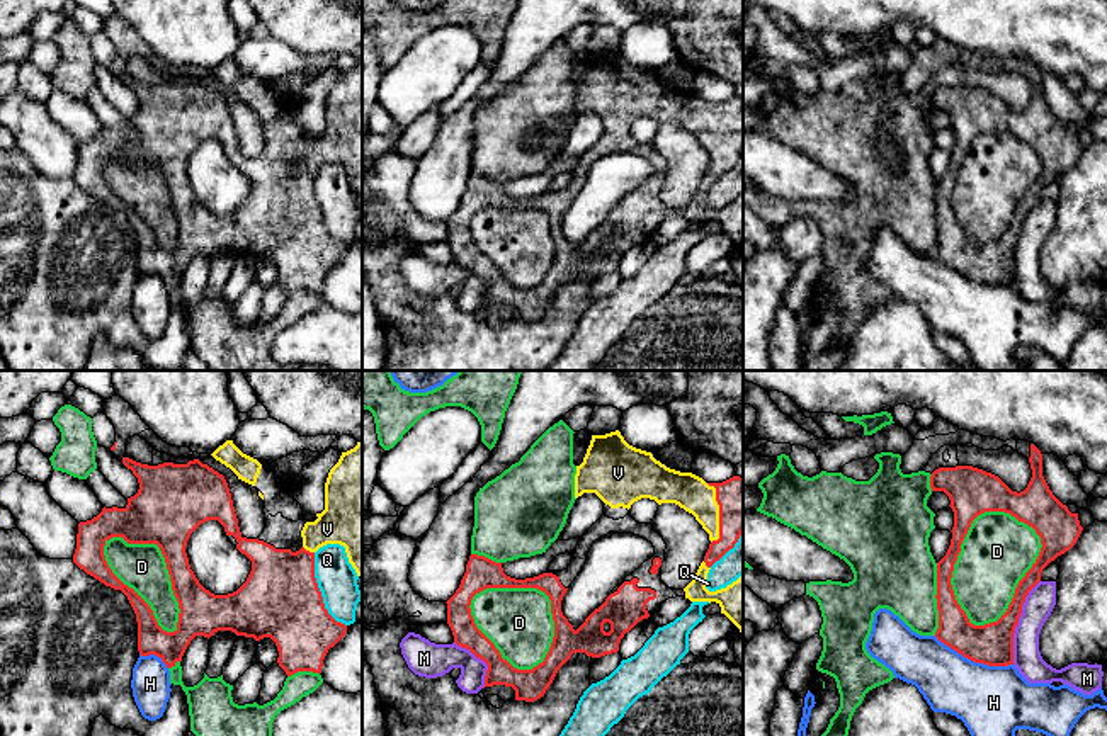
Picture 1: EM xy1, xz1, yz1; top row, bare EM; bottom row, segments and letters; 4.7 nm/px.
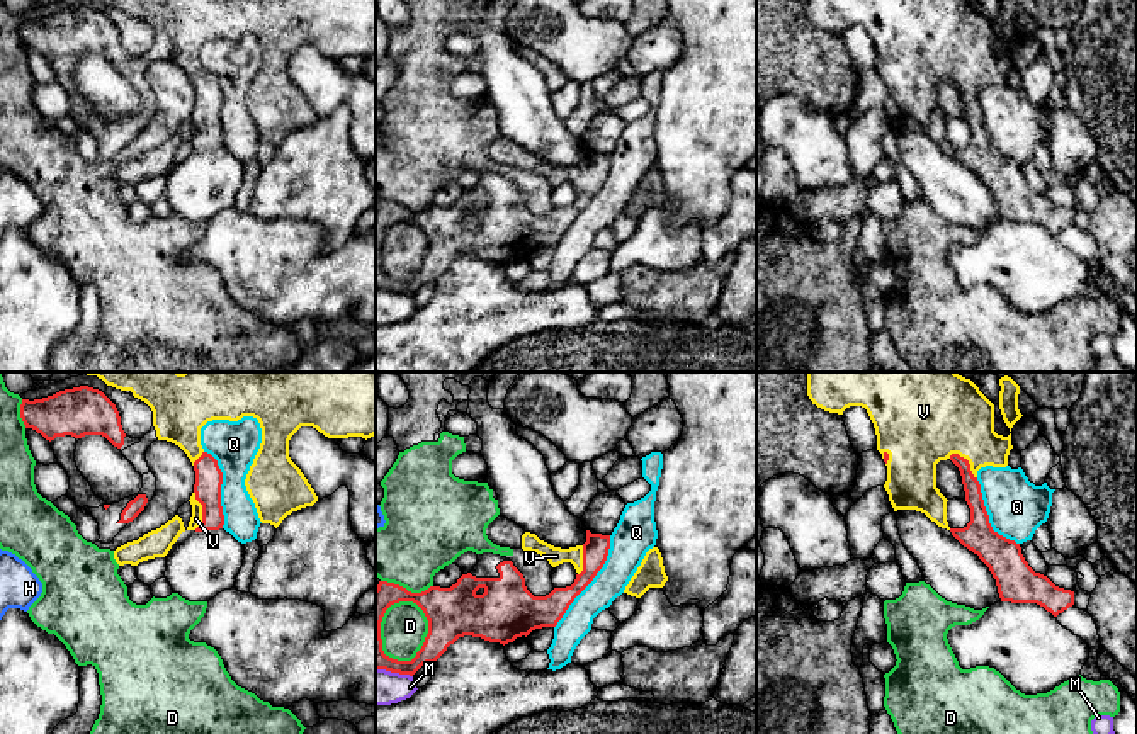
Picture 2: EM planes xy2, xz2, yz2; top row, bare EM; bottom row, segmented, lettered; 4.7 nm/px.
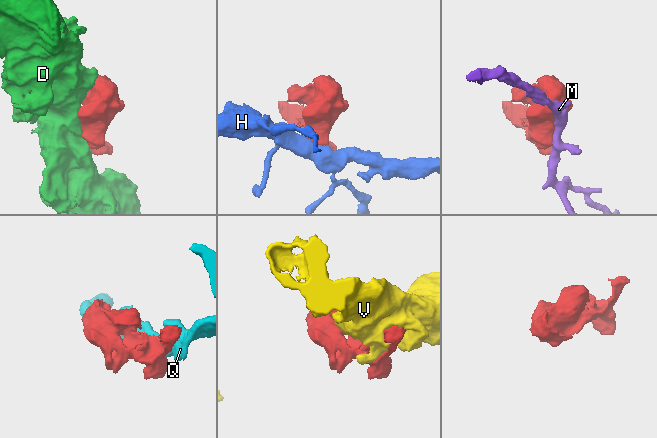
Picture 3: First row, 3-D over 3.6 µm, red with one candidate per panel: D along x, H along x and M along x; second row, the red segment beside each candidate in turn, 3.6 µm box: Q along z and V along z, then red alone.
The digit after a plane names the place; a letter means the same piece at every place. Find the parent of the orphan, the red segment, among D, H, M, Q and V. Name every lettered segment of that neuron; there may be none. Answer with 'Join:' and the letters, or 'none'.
Join: V

